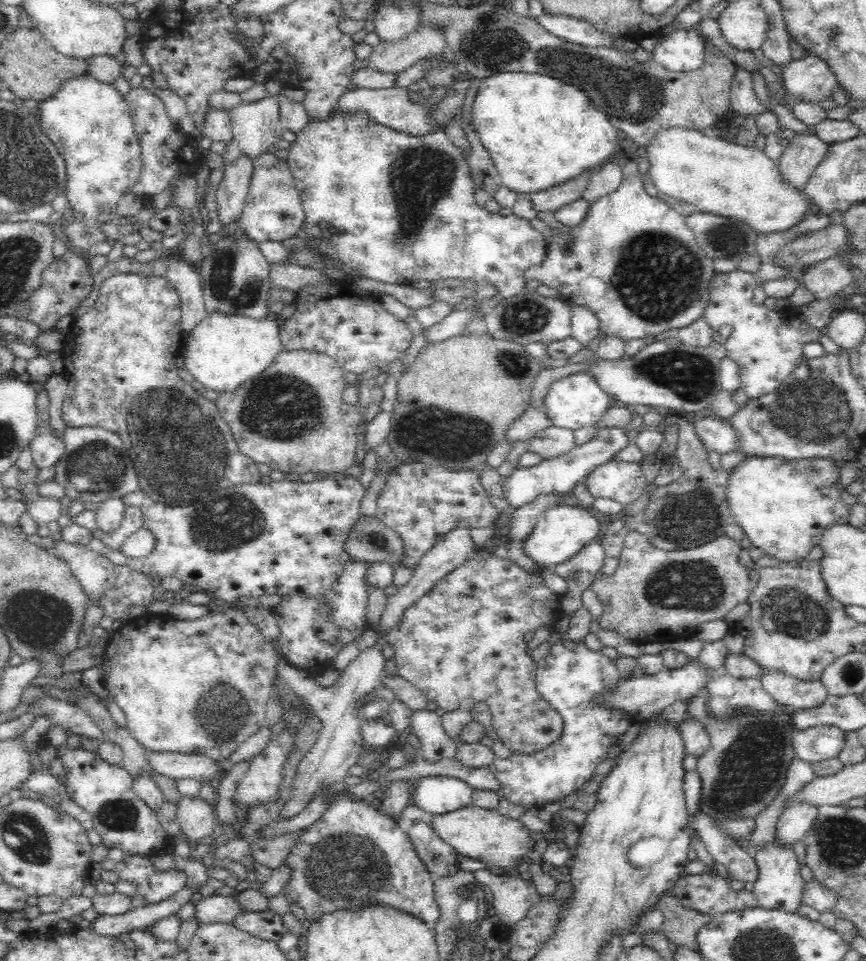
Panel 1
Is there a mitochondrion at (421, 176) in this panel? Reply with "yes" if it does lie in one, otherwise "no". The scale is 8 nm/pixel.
yes

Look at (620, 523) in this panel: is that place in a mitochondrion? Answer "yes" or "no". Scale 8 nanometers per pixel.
no

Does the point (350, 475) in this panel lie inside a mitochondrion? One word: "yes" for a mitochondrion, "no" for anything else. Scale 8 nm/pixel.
no

